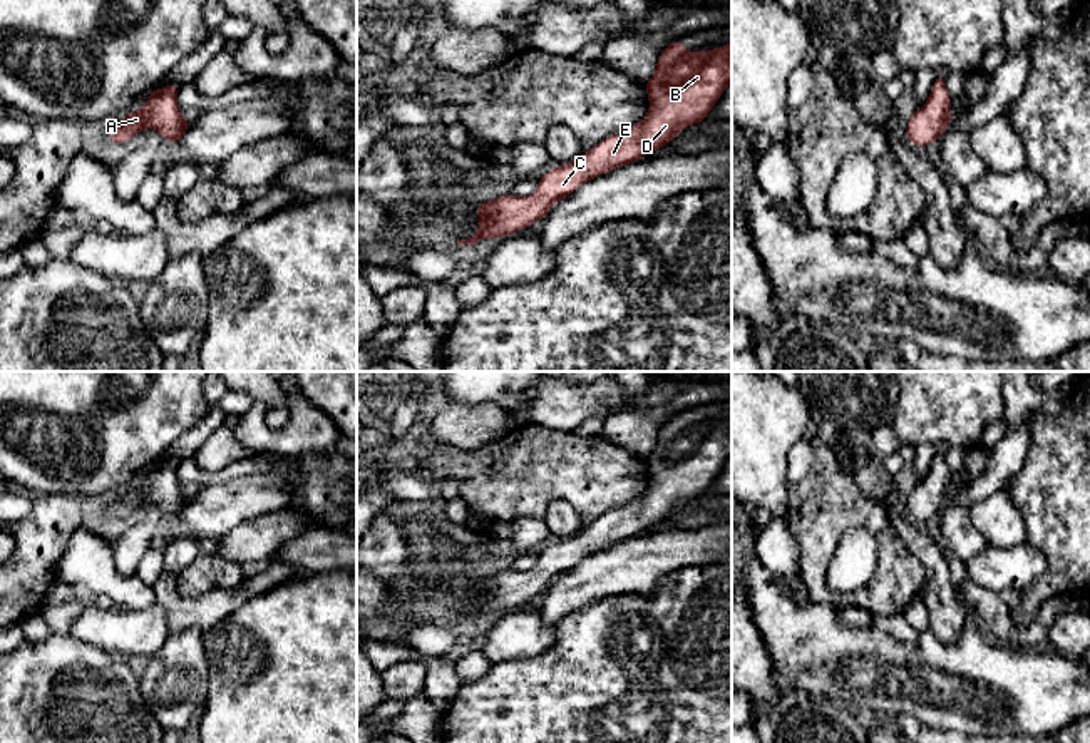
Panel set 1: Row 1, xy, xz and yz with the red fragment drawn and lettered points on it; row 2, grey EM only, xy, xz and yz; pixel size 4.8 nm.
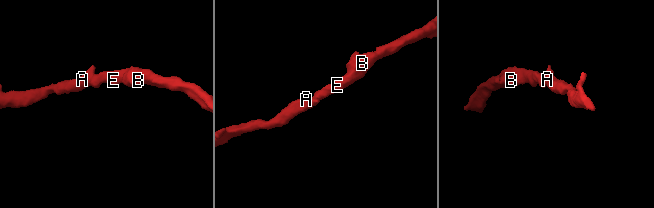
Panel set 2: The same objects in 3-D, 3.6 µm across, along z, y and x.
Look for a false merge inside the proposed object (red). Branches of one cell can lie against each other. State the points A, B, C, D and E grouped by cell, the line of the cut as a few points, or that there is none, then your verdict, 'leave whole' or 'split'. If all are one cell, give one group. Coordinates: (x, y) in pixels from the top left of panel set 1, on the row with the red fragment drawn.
groups A B C D E; cut none; leave whole

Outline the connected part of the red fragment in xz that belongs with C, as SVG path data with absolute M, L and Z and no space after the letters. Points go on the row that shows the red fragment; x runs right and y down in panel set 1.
M673 40L660 54L656 72L645 84L650 110L641 122L546 172L532 196L507 194L477 204L481 226L469 239L459 239L457 246L529 228L544 219L556 201L568 197L586 181L668 146L686 126L703 124L730 82L732 42L717 50L686 54L683 40Z

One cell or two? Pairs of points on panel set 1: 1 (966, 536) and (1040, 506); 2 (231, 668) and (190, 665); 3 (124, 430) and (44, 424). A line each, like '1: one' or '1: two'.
1: two
2: two
3: one

